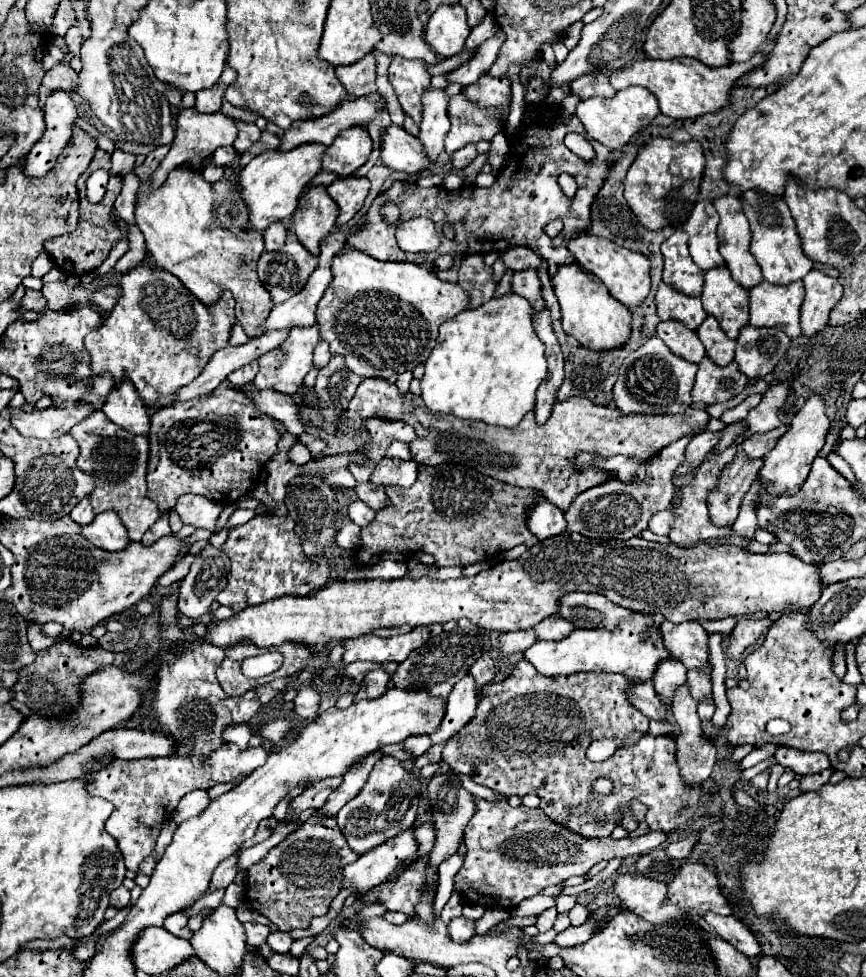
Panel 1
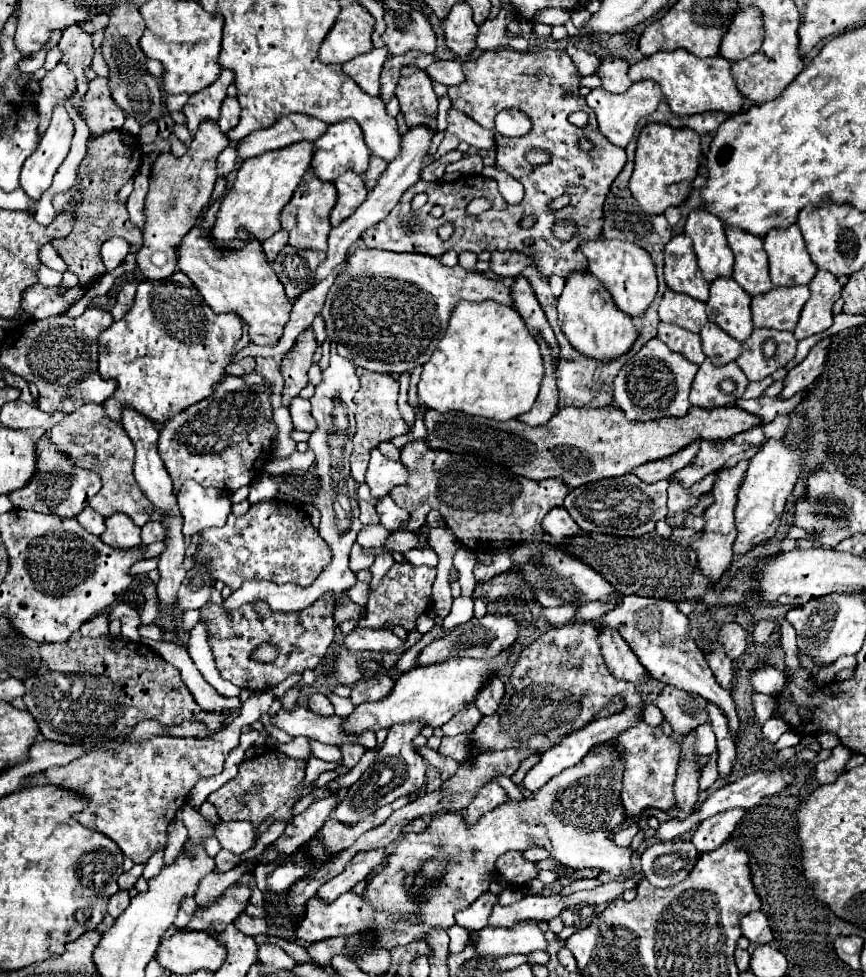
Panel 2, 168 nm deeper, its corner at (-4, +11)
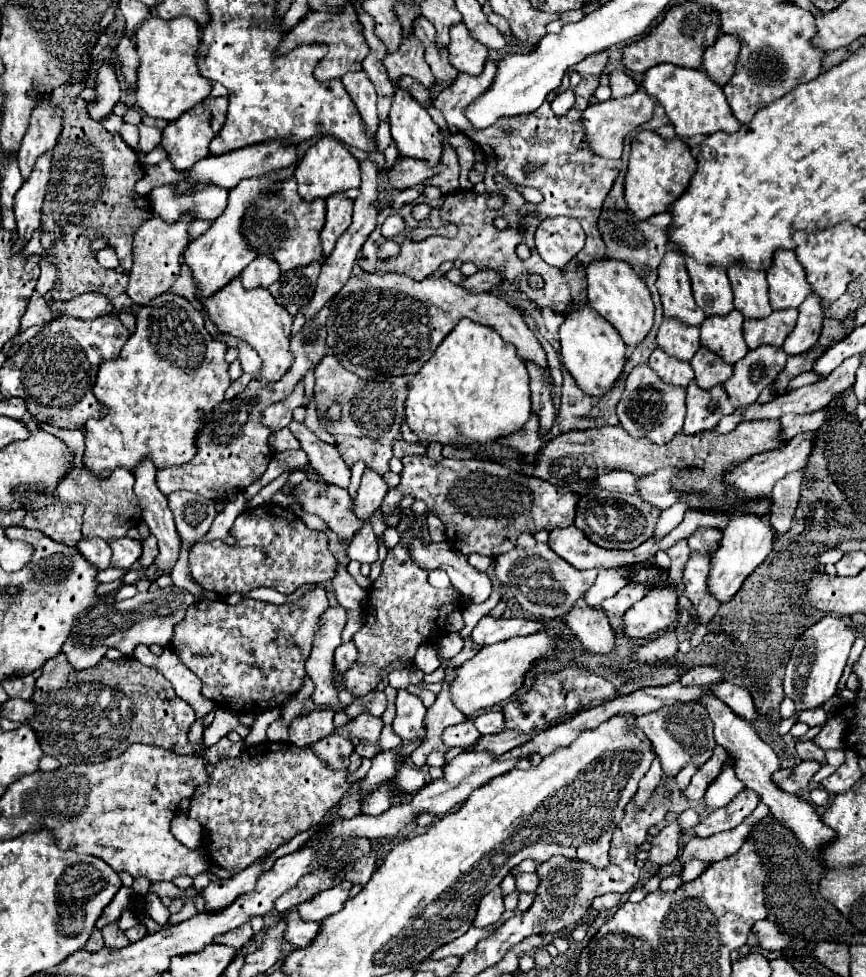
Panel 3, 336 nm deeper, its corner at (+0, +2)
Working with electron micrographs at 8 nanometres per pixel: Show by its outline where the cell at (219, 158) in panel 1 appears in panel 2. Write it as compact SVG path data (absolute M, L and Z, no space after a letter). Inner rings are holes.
M226 147L226 149L216 157L216 165L218 165L218 175L226 181L228 175L236 169L236 149L234 149L234 147Z

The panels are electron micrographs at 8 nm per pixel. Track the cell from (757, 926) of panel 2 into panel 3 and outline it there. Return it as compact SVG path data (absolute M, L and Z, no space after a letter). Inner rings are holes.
M760 920L752 926L752 934L756 936L756 942L764 950L782 950L788 946L788 936L784 936L776 924L770 920Z

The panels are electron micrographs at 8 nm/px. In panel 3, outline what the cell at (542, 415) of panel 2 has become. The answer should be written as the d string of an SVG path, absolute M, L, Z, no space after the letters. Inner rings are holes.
M536 414L530 416L530 420L524 424L522 430L518 430L516 434L508 434L500 440L500 444L512 446L516 448L516 452L524 454L524 456L534 456L540 452L540 448L544 446L544 438L540 434L540 420L536 418Z

